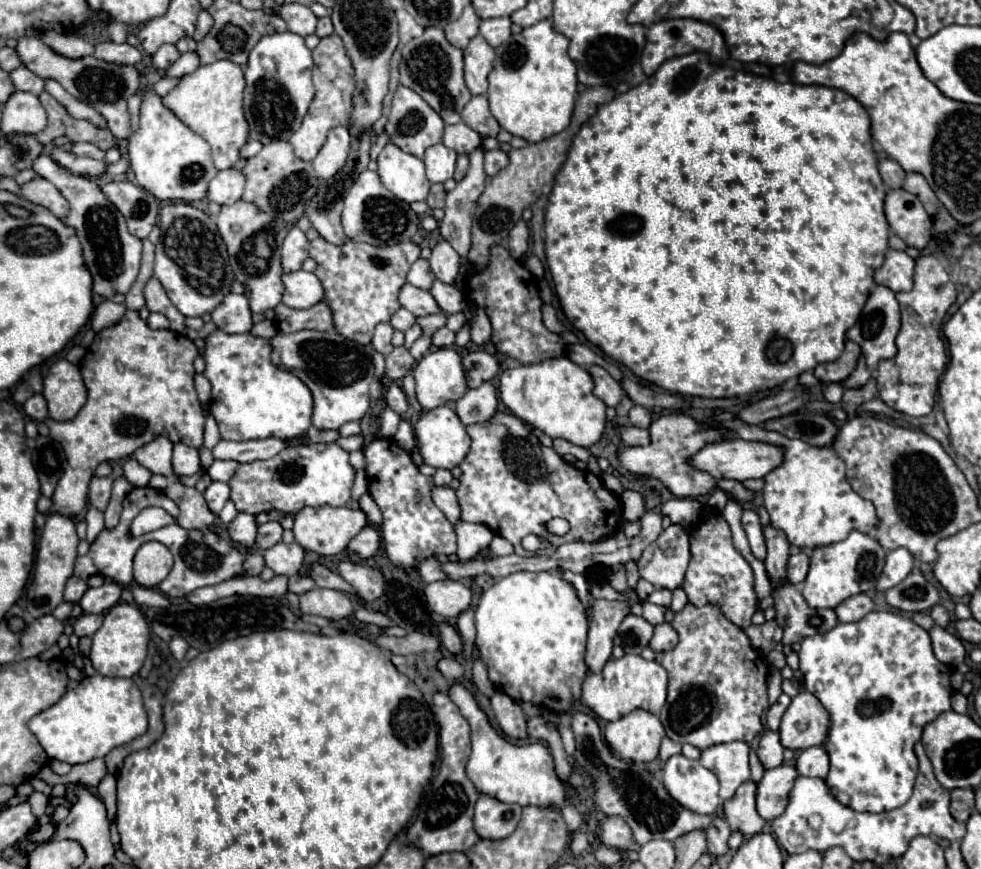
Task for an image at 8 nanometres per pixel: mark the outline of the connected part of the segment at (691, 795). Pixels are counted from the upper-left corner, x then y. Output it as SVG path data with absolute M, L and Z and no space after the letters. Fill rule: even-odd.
M672 756L662 770L662 782L676 802L698 814L714 814L720 806L718 778L698 760Z

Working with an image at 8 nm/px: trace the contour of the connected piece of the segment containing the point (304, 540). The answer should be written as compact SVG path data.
M318 506L318 508L304 508L296 514L294 518L294 538L296 542L304 548L304 550L312 550L316 554L326 554L326 556L334 556L334 554L340 554L348 542L368 524L368 518L366 514L360 510L360 508L348 508L348 506L342 506L342 508L334 508L334 506Z

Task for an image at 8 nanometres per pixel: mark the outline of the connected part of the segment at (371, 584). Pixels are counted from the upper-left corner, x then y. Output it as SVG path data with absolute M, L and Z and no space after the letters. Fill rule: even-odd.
M344 560L338 564L338 574L346 582L350 582L366 602L372 602L384 594L384 578L380 570L372 566L366 566L366 564L362 566L362 564Z

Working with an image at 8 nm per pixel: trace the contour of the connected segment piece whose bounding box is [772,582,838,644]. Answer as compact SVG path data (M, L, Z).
M786 582L772 596L776 602L776 622L784 630L784 644L802 642L806 636L814 634L826 634L832 630L832 626L838 624L834 610L810 608L794 584Z

